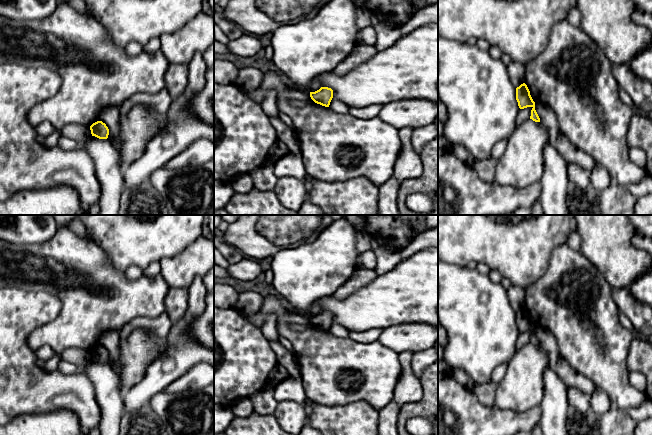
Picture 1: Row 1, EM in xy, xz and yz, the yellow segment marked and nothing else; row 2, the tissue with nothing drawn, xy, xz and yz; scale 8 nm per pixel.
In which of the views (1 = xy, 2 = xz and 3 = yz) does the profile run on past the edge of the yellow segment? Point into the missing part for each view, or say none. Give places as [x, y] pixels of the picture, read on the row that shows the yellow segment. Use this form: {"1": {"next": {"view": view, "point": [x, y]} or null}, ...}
{"1": {"next": null}, "2": {"next": null}, "3": {"next": null}}

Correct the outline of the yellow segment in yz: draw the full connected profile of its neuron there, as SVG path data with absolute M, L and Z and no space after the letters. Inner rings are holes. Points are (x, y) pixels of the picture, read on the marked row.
M525 83L516 88L516 100L520 109L531 107L530 119L535 122L540 122L540 118L535 110L535 102L533 101L530 91Z

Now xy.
M97 121L90 126L92 136L99 139L107 139L109 135L109 129L102 121Z

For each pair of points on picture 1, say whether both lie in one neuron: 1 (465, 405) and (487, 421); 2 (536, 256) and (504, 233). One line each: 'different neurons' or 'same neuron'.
1: same neuron
2: same neuron

